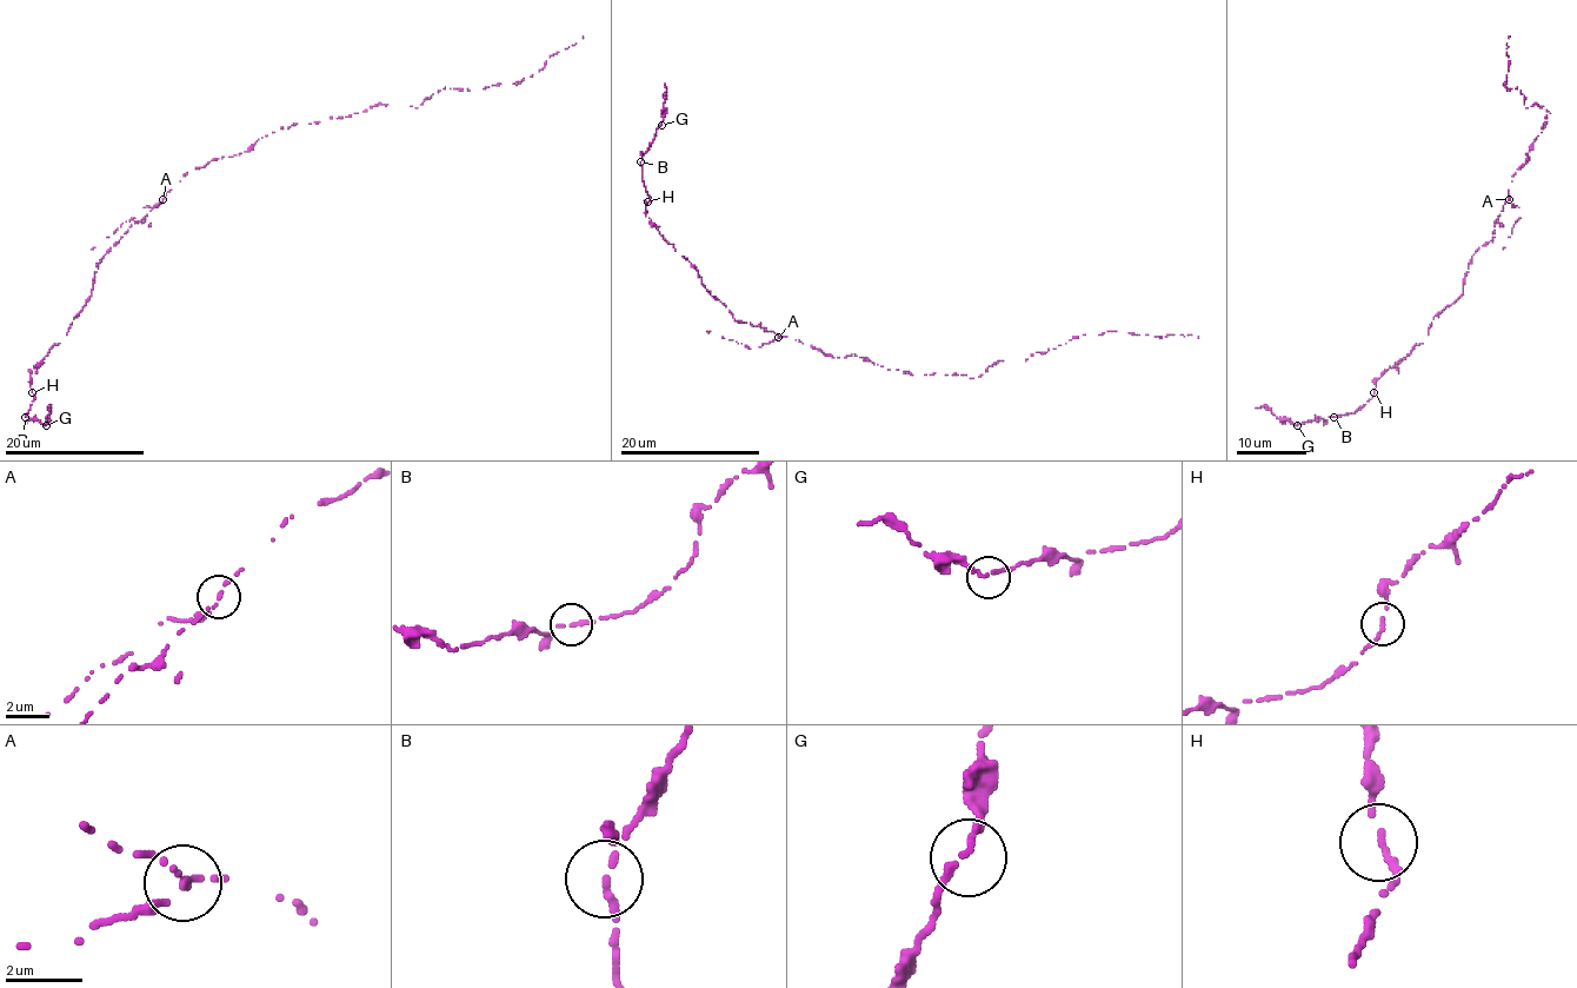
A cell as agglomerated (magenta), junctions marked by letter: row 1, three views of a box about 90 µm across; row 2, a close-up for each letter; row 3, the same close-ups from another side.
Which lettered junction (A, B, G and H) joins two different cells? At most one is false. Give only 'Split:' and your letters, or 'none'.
Split: A

